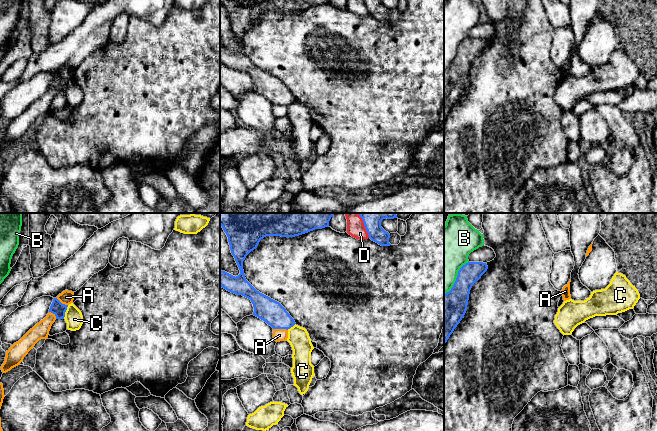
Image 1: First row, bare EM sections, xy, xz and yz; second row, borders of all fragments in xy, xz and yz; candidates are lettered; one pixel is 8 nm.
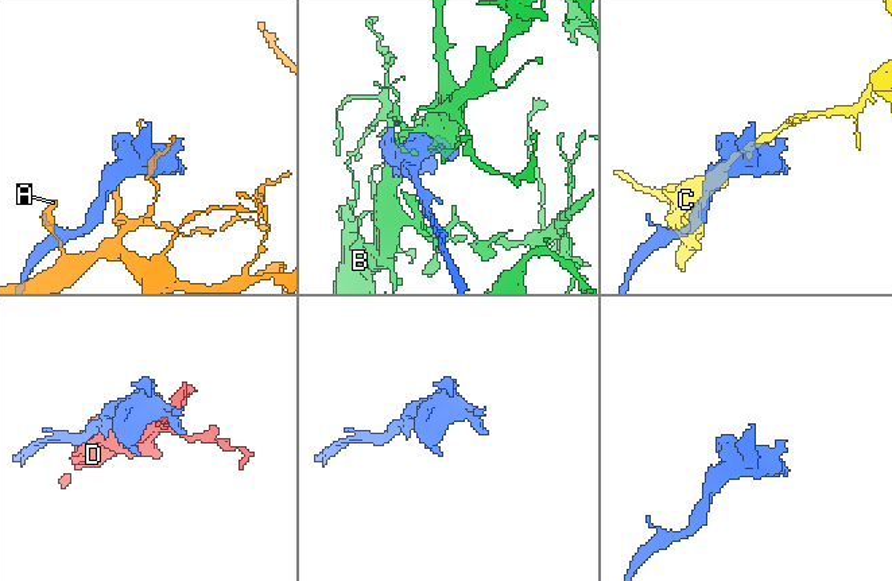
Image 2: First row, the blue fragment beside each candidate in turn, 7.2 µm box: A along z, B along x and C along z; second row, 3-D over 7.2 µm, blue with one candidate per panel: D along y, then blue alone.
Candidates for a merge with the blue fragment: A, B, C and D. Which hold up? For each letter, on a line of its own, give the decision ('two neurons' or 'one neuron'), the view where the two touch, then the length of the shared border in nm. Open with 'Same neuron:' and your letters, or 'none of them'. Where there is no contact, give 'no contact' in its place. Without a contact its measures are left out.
Same neuron: none of them
A: two neurons; meets blue in xz; contact 120 nm long
B: two neurons; meets blue in yz; contact 340 nm long
C: two neurons; meets blue in xy; contact 120 nm long
D: two neurons; meets blue in xz; contact 120 nm long

